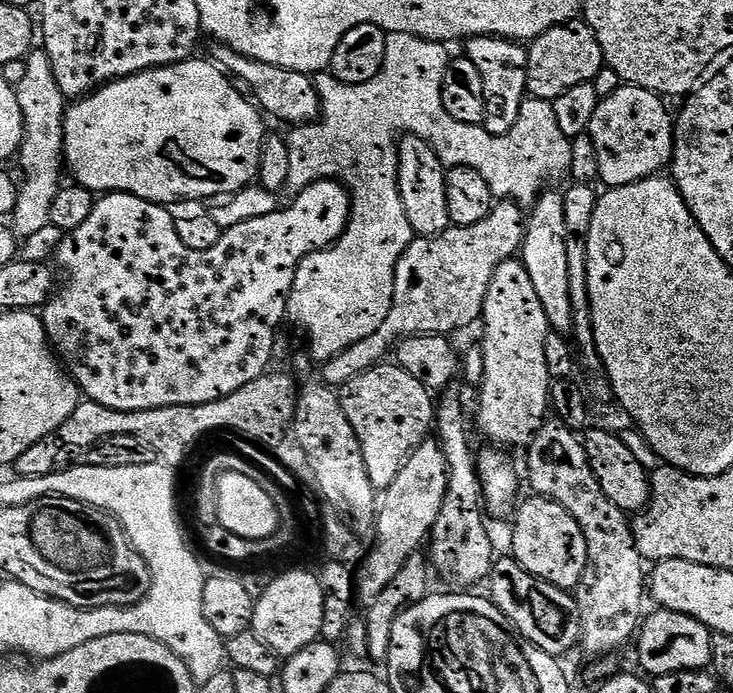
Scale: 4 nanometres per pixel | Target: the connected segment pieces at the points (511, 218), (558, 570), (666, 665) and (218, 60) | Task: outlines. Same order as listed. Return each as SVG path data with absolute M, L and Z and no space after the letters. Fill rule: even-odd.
M510 200L493 203L490 214L474 226L448 228L440 236L413 239L402 254L394 278L394 302L386 322L362 342L354 342L340 356L323 363L321 376L331 387L339 387L358 378L366 370L376 367L408 336L453 334L459 328L468 328L484 315L486 290L494 270L502 262L513 259L524 243L526 216L521 205Z
M535 494L529 495L529 500L525 499L517 507L514 513L512 524L512 552L511 555L520 563L526 571L550 582L554 586L565 590L575 590L580 584L582 574L588 565L588 551L586 550L586 538L574 522L572 515L558 502L547 500L545 496Z
M657 609L656 613L649 613L642 621L636 636L638 642L638 658L641 666L650 674L651 677L658 677L666 673L675 673L676 671L696 670L703 671L711 665L711 638L712 633L704 624L697 619L690 618L689 615L678 614L676 611L668 609Z
M216 44L213 49L213 52L210 53L211 59L229 77L239 81L250 93L251 99L269 117L272 115L276 120L285 120L288 126L306 124L319 117L320 95L316 89L316 81L309 73L299 72L298 70L286 70L282 66L270 66L270 62L258 62L254 58L246 58L234 50L230 50L225 44Z

